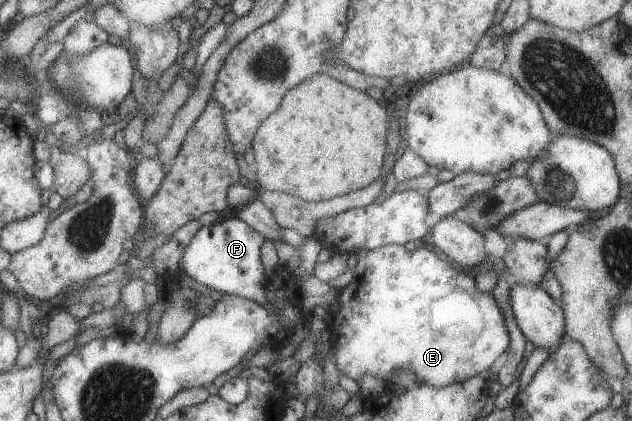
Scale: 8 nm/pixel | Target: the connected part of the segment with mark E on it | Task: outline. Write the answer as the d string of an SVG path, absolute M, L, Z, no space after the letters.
M387 244L377 249L366 251L366 249L356 249L354 253L356 264L353 267L353 275L351 281L344 287L344 291L339 291L338 308L324 314L325 327L331 333L331 348L333 359L337 371L355 382L363 374L371 374L373 377L381 379L383 382L390 377L391 372L398 369L406 370L413 373L419 384L433 386L434 388L442 388L446 385L457 383L475 374L483 374L487 371L497 356L505 352L509 345L509 336L504 324L503 316L499 311L498 305L492 298L490 293L480 293L475 287L474 279L464 273L461 267L453 267L449 265L448 260L436 251L428 251L421 247L412 252L408 252L399 244Z

